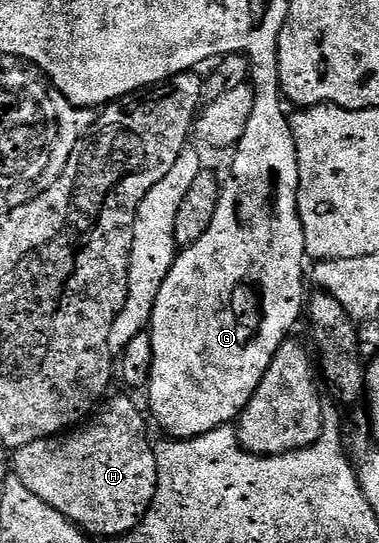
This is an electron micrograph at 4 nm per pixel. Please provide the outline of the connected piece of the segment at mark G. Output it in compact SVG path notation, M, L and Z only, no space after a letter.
M227 44L227 53L228 54L242 54L247 57L249 61L250 71L253 73L253 87L255 90L255 105L253 106L253 110L251 111L251 117L249 118L249 122L245 122L245 130L241 134L241 138L239 139L238 144L234 145L233 153L235 152L235 157L231 160L231 177L228 180L225 180L225 183L222 185L221 191L219 193L219 201L217 202L217 208L215 213L213 214L211 221L209 222L207 228L204 230L204 233L201 234L199 238L192 241L191 244L186 245L176 255L175 261L173 262L173 266L169 270L169 274L165 278L165 282L161 282L161 290L157 294L157 298L153 302L153 314L151 315L151 322L149 325L149 333L152 340L152 368L151 368L151 377L145 387L145 394L147 394L147 400L151 403L151 412L155 415L155 420L160 424L161 427L164 428L166 435L168 437L177 439L177 440L188 440L189 438L193 438L194 436L200 436L201 434L205 434L206 432L211 432L214 428L221 428L227 425L230 425L232 421L238 417L239 413L242 412L243 408L251 401L253 398L253 394L257 390L257 386L261 382L261 378L265 378L265 370L269 370L269 366L273 362L273 358L277 354L277 350L283 345L289 337L292 335L291 332L295 328L295 323L299 320L299 315L304 315L305 312L305 296L303 300L303 278L305 282L305 268L303 272L303 260L305 261L305 257L307 256L307 251L305 250L305 234L303 233L303 227L301 226L301 218L299 217L299 207L297 206L297 198L296 194L299 193L299 156L295 152L295 139L293 138L293 134L291 133L291 121L289 119L288 113L283 113L283 108L285 109L285 101L283 98L283 93L279 90L279 67L277 66L277 44L267 44L267 48L263 48L263 50L259 50L259 44L257 44L257 50L253 50L251 52L251 44Z

